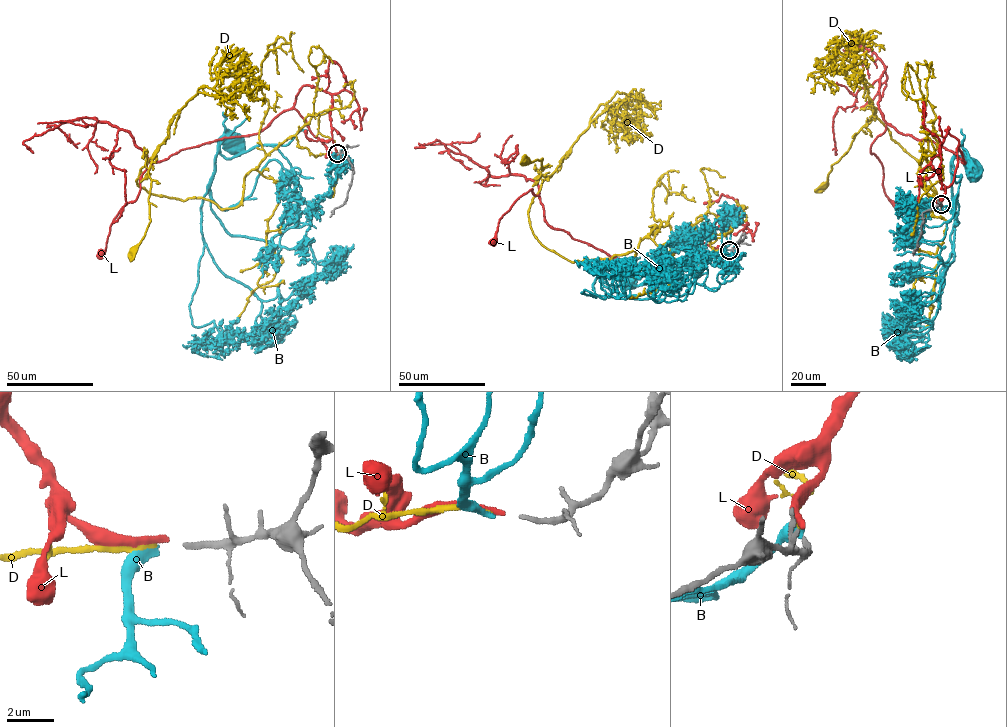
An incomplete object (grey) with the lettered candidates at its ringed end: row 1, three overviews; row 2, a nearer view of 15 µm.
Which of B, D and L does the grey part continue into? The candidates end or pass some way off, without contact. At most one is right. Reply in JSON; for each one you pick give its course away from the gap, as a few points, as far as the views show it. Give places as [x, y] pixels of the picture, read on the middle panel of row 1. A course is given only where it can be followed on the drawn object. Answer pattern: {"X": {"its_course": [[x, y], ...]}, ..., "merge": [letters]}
{"D": {"its_course": [[727, 249], [667, 225], [636, 255], [570, 262], [533, 233], [528, 209], [551, 175], [542, 158], [526, 160]]}, "merge": ["D"]}

